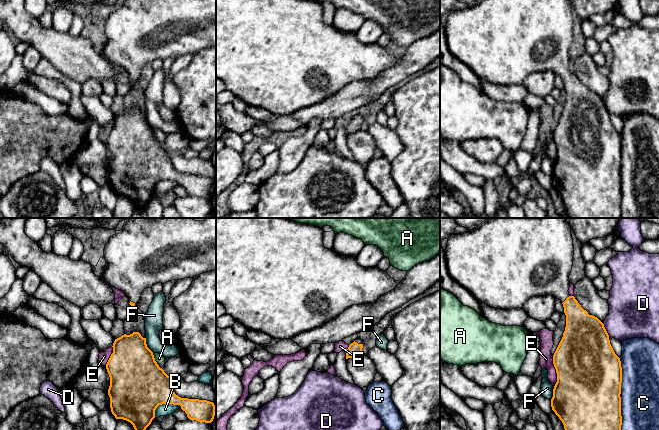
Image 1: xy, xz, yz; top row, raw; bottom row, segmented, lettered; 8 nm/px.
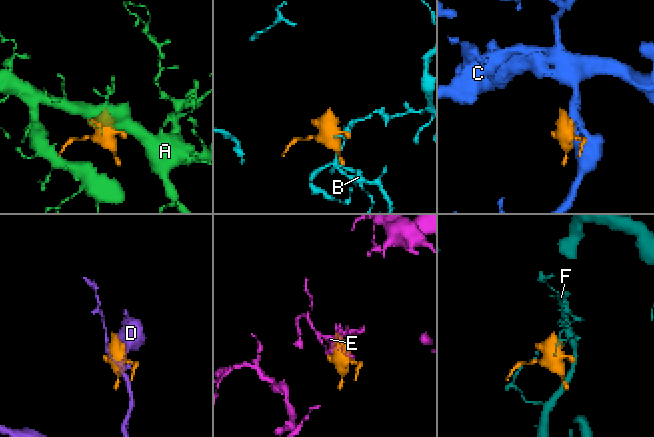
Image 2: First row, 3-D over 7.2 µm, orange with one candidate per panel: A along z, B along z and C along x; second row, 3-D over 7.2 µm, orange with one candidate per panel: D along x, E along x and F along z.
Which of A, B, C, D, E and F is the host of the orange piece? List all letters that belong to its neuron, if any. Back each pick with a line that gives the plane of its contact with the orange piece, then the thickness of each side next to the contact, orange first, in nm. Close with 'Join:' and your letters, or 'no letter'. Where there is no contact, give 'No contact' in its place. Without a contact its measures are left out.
Join: no letter

